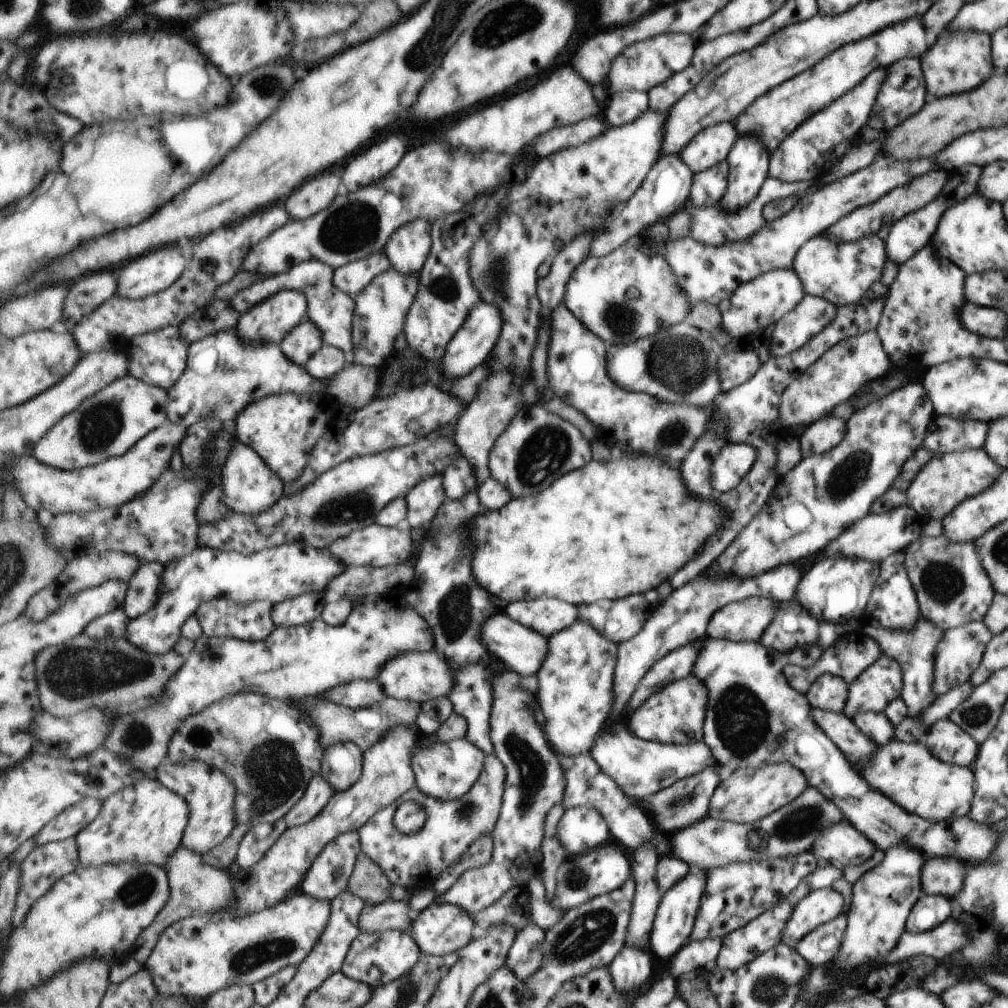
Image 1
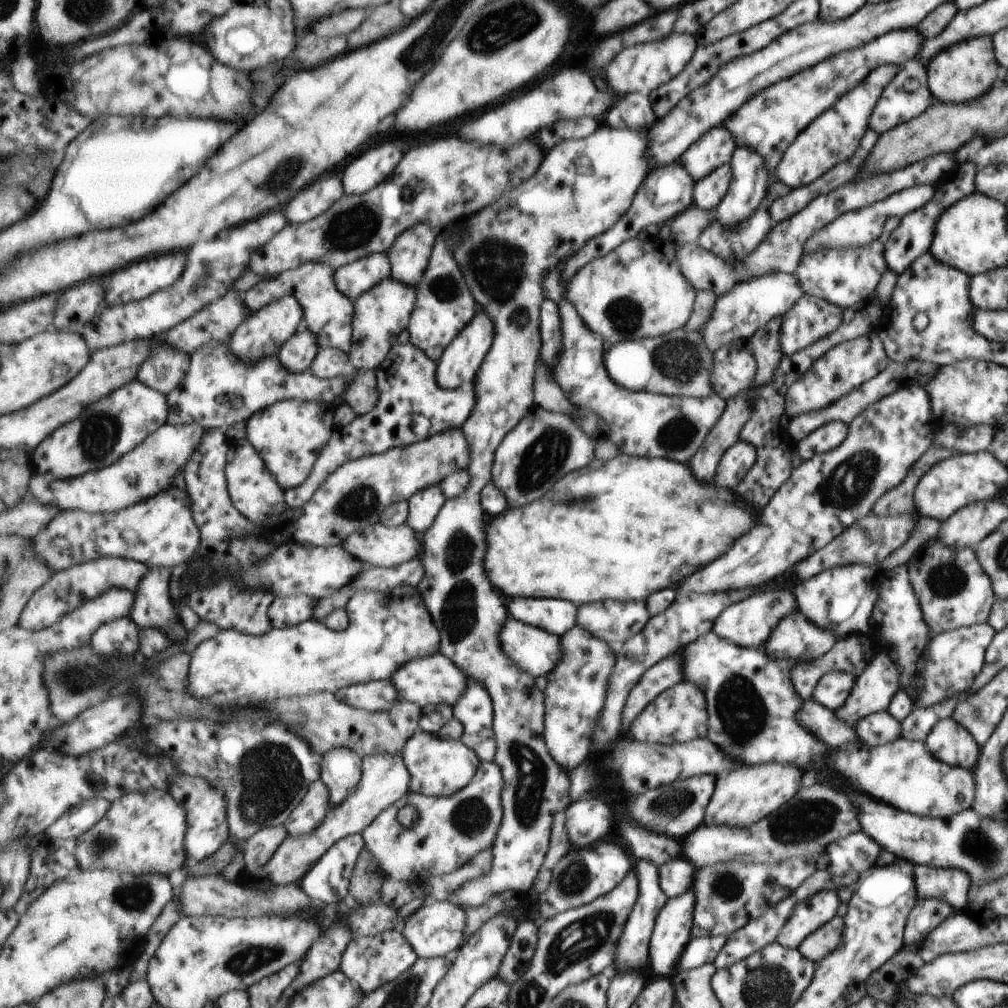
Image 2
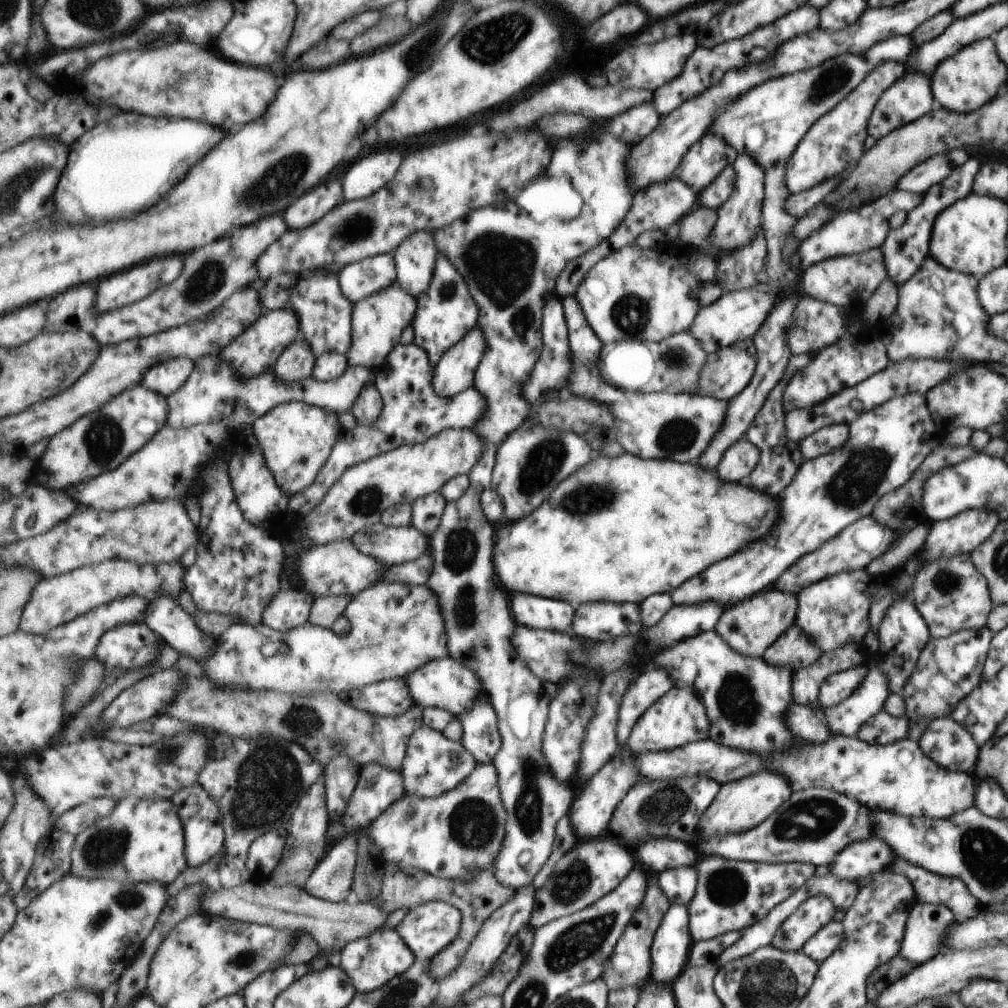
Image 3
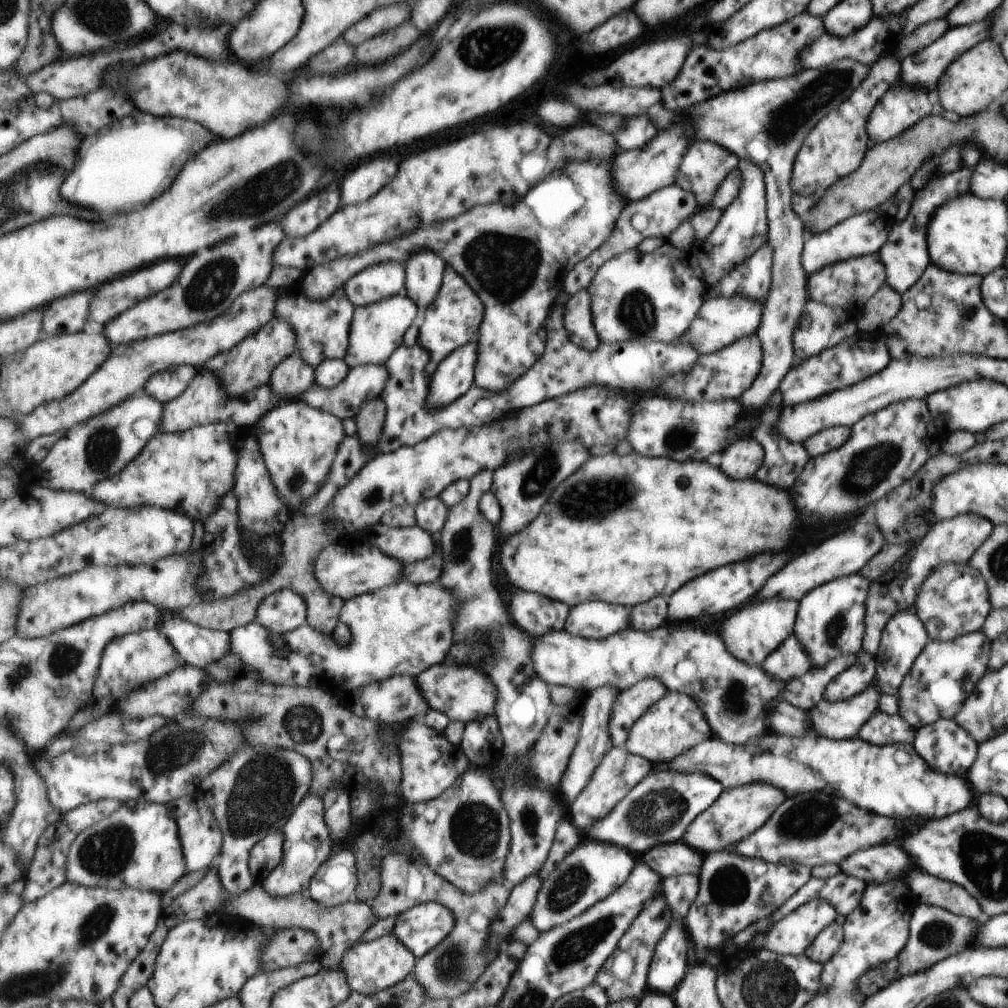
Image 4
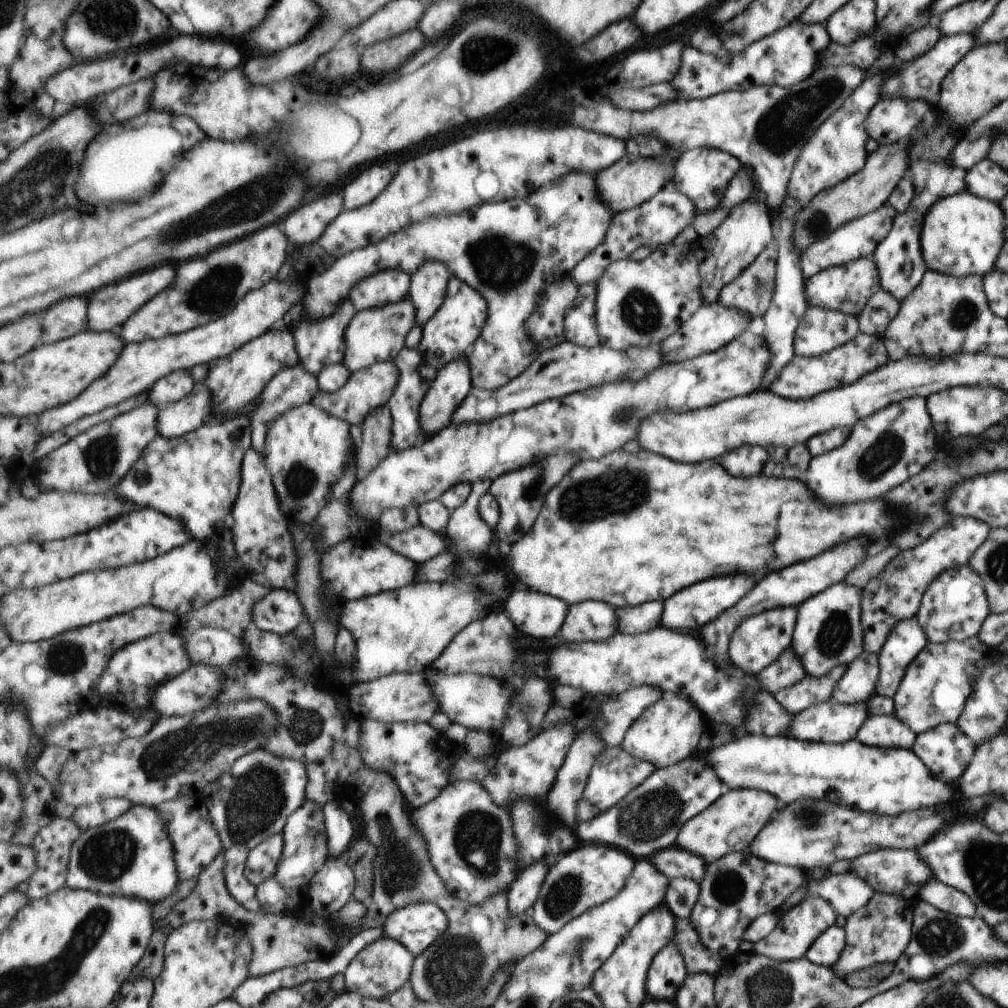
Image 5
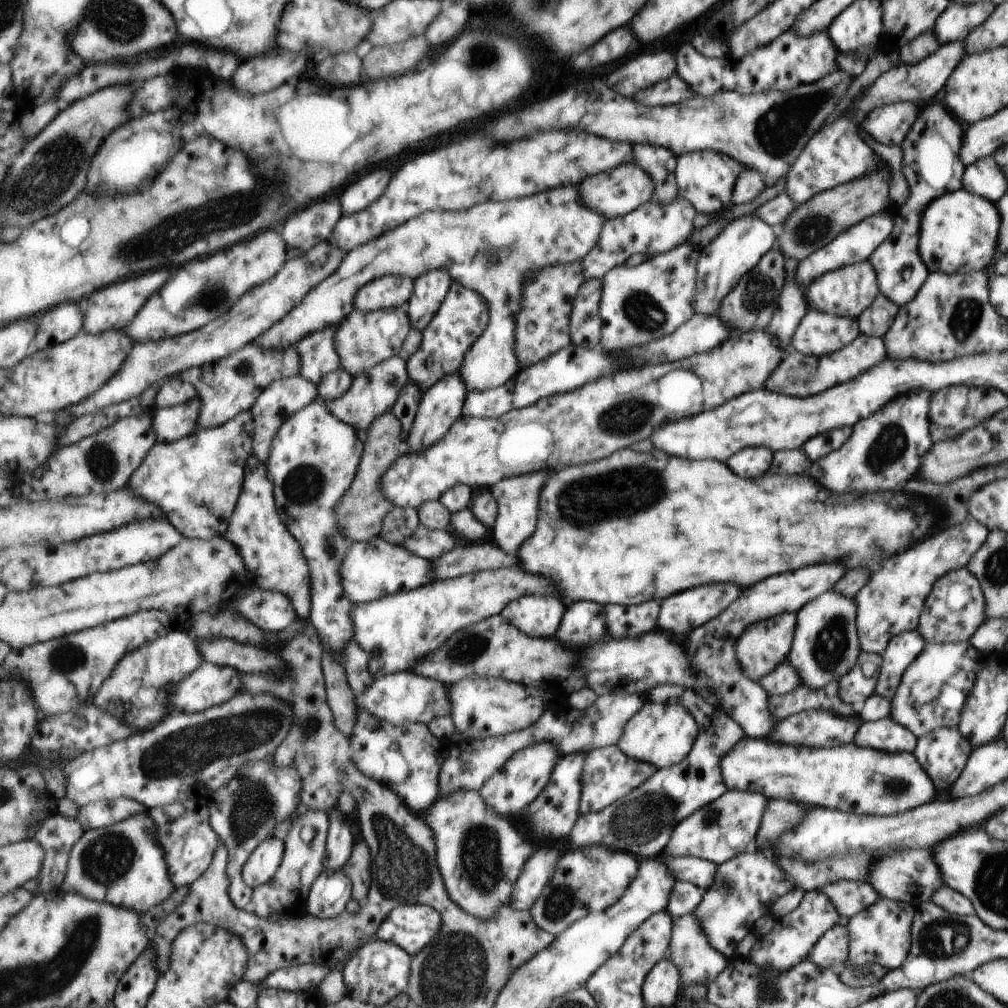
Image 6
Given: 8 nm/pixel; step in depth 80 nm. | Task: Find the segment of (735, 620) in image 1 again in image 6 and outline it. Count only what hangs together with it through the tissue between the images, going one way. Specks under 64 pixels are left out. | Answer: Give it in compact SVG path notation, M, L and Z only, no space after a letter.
M782 613L774 618L757 620L757 623L749 624L748 629L735 645L735 652L740 668L750 680L758 682L766 675L769 675L769 672L772 672L777 664L784 663L791 651L795 625L794 613Z

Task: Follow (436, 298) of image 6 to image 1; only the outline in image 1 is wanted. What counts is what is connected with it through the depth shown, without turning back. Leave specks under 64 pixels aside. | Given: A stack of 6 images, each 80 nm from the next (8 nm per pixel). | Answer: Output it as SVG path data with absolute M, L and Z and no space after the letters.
M417 219L392 236L385 254L397 272L417 275L422 272L433 243L432 224L427 219Z

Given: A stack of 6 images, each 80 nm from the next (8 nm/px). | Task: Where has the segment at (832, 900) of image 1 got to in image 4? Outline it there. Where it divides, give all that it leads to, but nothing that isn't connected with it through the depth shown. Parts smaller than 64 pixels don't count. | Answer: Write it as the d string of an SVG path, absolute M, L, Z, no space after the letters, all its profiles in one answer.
M820 898L808 900L769 928L761 949L778 955L801 955L812 940L834 922L835 916L836 909L828 901Z

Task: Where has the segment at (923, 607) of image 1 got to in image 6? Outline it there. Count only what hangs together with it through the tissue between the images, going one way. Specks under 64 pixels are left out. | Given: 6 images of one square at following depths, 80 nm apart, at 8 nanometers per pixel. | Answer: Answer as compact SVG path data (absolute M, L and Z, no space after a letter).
M966 567L950 571L936 580L932 591L924 601L924 609L920 615L920 623L916 632L924 643L961 643L968 641L976 634L976 630L987 619L987 604L979 589L979 582Z

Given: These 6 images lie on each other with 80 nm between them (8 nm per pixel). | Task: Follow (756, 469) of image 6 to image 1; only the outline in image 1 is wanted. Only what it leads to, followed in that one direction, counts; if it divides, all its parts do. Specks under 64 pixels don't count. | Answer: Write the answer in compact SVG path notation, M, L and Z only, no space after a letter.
M729 443L719 449L710 464L709 482L713 492L727 492L755 466L756 449L747 443Z

